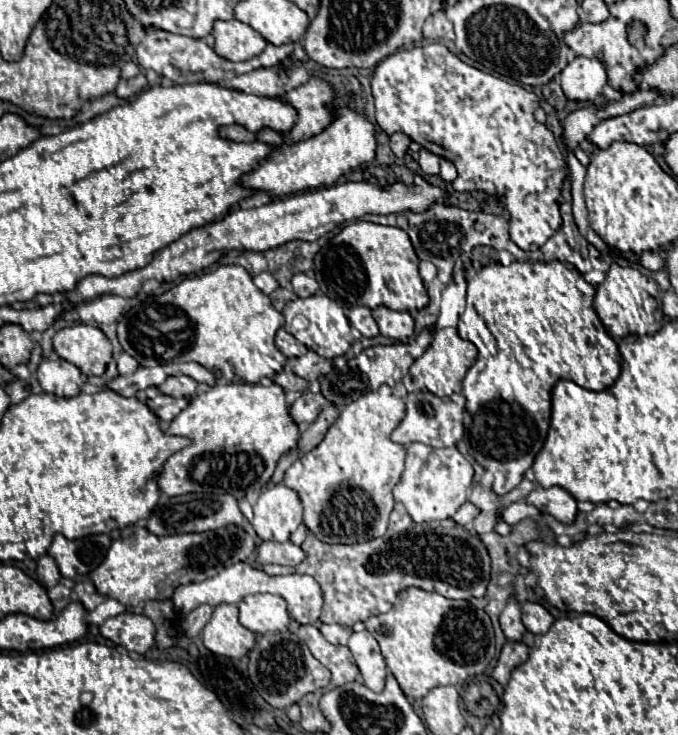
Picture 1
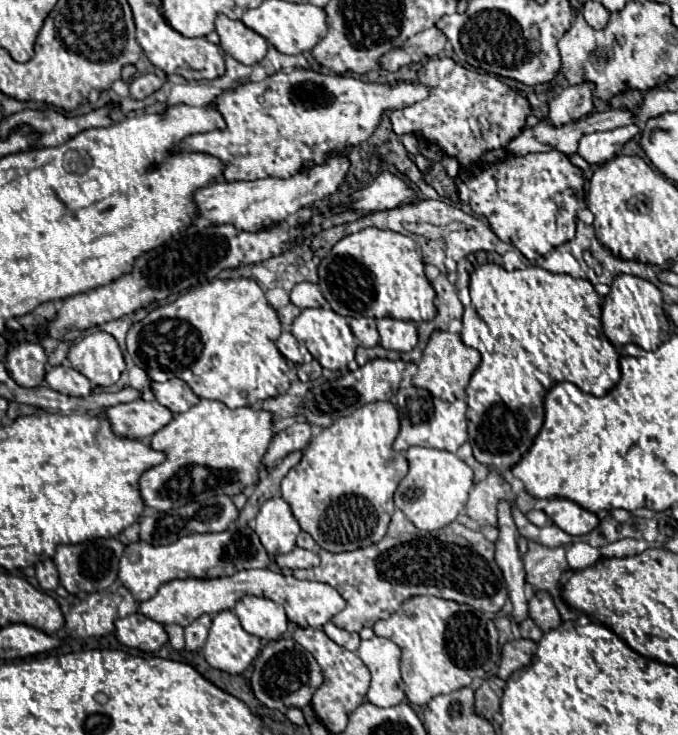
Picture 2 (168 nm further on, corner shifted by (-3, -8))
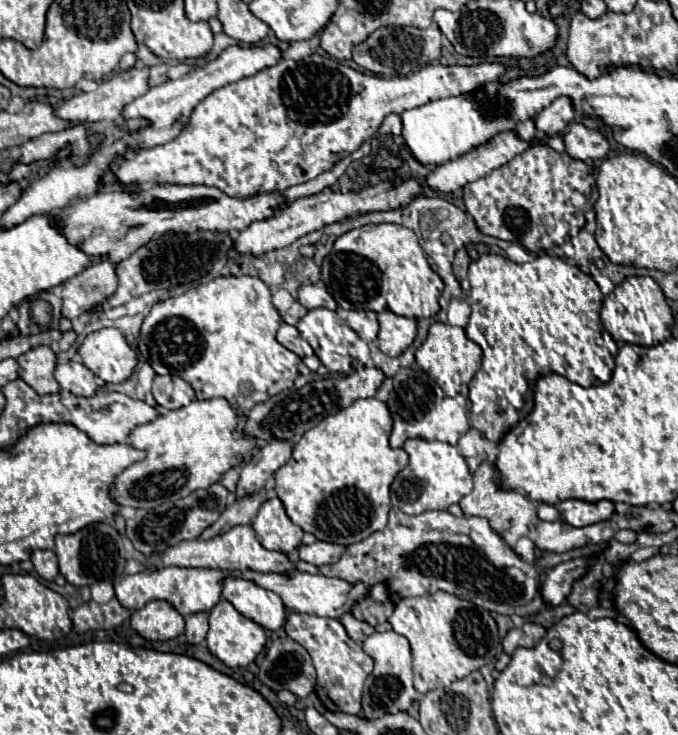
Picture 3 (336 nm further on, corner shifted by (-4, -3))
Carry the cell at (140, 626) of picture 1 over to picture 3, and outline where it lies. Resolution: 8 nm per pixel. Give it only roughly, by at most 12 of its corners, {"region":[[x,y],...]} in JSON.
{"region":[[166,600],[132,612],[132,628],[148,640],[184,632],[184,616]]}

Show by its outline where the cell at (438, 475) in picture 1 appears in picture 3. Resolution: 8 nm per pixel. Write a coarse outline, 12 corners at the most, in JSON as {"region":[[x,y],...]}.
{"region":[[404,442],[390,486],[406,514],[446,510],[472,490],[456,446]]}

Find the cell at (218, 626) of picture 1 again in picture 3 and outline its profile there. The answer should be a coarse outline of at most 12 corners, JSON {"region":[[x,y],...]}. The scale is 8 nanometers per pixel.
{"region":[[228,600],[210,610],[208,650],[248,666],[266,634]]}

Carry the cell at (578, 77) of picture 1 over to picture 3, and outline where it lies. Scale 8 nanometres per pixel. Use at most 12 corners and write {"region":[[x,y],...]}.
{"region":[[562,96],[534,122],[538,132],[562,134],[574,118],[572,102]]}

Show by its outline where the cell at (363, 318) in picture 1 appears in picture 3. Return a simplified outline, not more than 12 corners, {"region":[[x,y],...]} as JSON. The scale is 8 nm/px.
{"region":[[350,310],[346,324],[366,342],[378,336],[376,312]]}

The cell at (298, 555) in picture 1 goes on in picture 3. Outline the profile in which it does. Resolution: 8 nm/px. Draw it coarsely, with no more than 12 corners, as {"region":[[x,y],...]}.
{"region":[[316,540],[300,546],[300,558],[324,566],[344,554],[344,546]]}

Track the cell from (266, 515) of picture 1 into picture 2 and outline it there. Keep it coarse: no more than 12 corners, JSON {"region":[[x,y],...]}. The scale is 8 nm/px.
{"region":[[283,497],[263,503],[255,533],[271,557],[289,553],[301,533]]}

